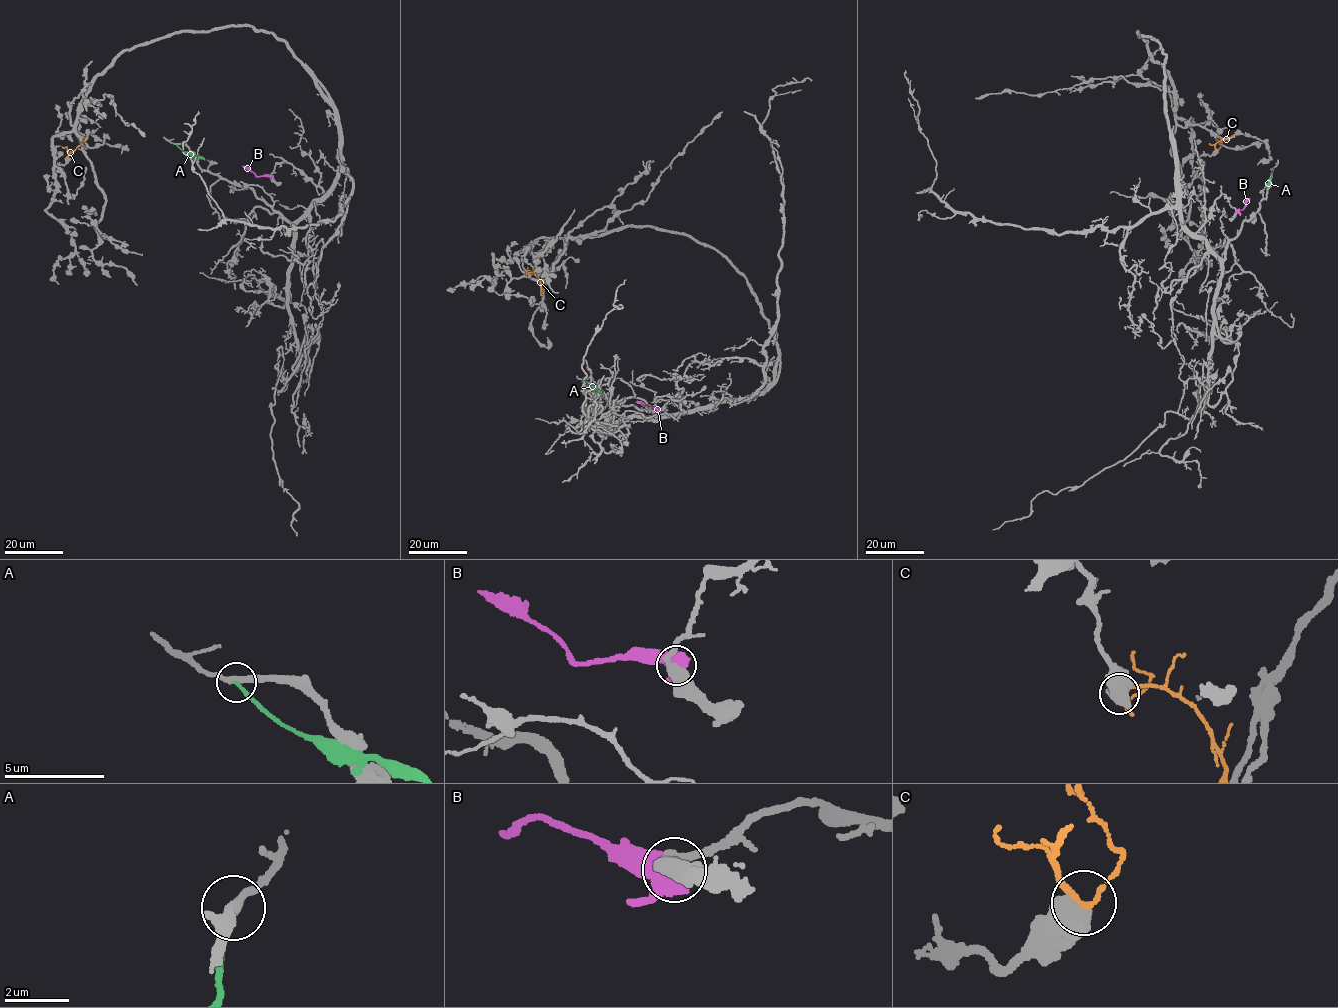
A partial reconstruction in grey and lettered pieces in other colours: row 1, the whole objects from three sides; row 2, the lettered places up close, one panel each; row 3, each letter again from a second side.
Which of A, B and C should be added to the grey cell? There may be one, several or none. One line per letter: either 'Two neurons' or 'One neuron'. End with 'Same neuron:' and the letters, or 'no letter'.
A: Two neurons
B: Two neurons
C: Two neurons
Same neuron: no letter

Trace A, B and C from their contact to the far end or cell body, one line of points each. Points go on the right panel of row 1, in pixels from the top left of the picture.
A: (1273, 168), (1264, 187)
B: (1236, 212), (1244, 208), (1249, 198)
C: (1217, 150), (1215, 144), (1234, 135)

